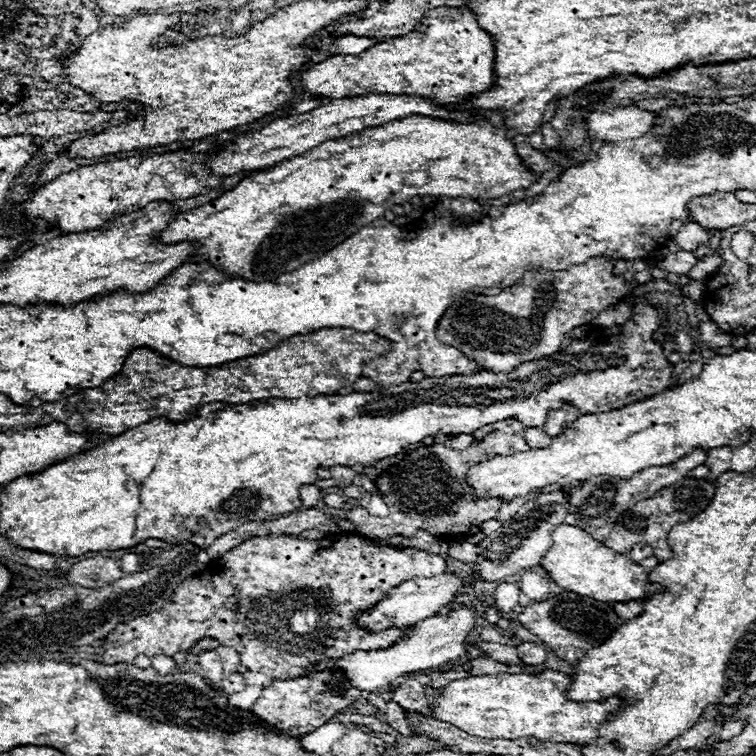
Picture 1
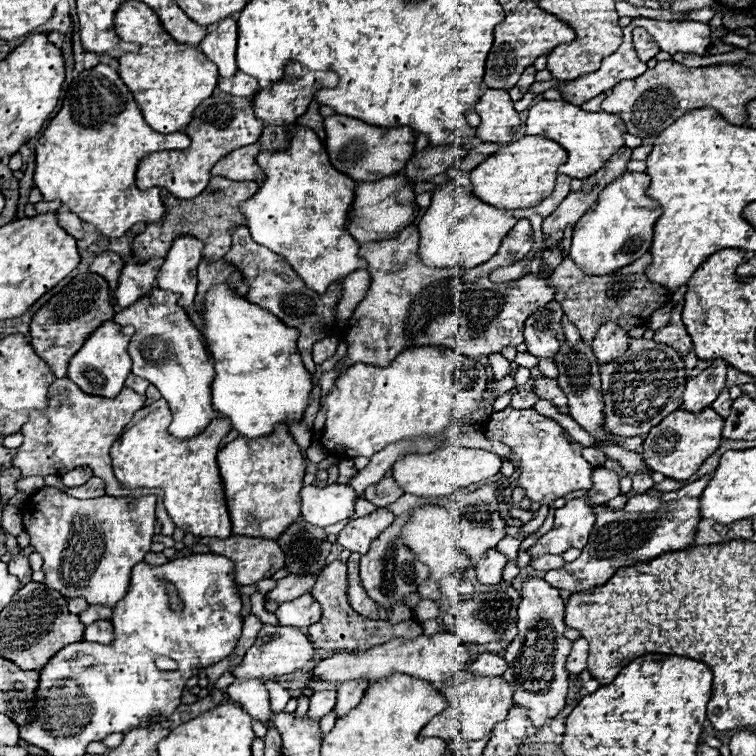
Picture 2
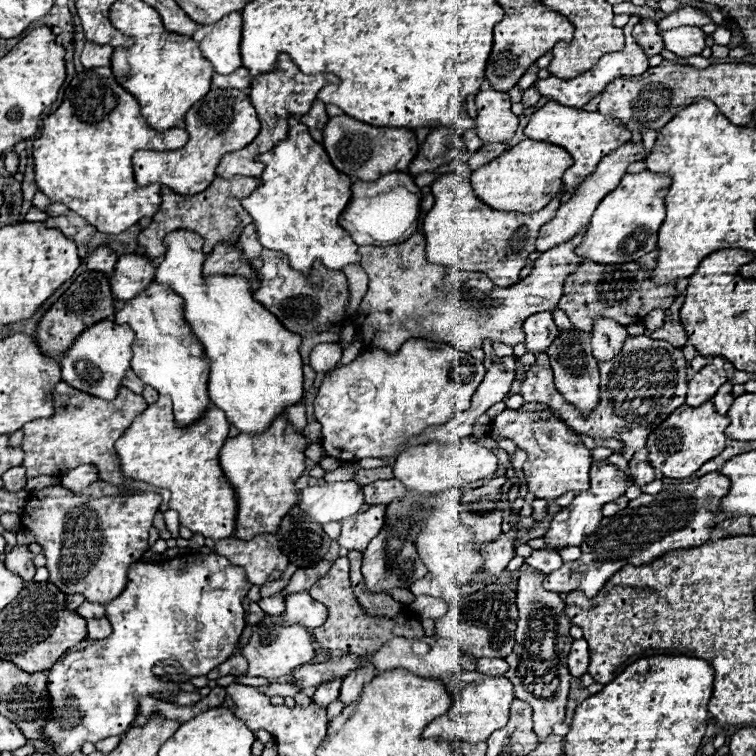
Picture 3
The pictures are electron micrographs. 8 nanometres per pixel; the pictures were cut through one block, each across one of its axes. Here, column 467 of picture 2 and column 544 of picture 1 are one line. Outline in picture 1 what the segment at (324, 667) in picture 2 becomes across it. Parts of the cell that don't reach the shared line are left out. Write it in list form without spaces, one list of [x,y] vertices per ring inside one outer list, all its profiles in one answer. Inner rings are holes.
[[[522,642],[520,646],[516,646],[516,650],[518,650],[518,656],[524,666],[540,666],[546,662],[546,650],[542,644]]]

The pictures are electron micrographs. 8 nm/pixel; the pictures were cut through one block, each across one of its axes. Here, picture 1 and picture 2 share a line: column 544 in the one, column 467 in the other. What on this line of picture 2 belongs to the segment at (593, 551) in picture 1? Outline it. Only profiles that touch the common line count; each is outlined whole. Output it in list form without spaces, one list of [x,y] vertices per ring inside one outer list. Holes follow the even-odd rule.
[[[420,506],[412,510],[412,518],[406,524],[406,530],[402,532],[402,538],[406,546],[416,554],[416,558],[430,568],[430,576],[434,580],[448,578],[448,576],[460,576],[464,570],[472,568],[470,556],[458,546],[460,528],[456,522],[456,516],[450,514],[446,508],[440,506]]]

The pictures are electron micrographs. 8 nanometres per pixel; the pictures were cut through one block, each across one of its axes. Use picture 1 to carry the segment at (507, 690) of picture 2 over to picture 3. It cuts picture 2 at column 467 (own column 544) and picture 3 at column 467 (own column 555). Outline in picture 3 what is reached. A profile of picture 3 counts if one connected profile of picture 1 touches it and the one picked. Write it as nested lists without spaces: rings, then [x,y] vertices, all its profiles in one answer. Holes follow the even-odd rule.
[[[462,670],[446,683],[452,698],[452,708],[434,718],[422,732],[422,738],[458,738],[470,744],[478,744],[488,740],[488,736],[508,722],[508,710],[514,700],[514,686],[504,676],[486,676],[480,672]]]

